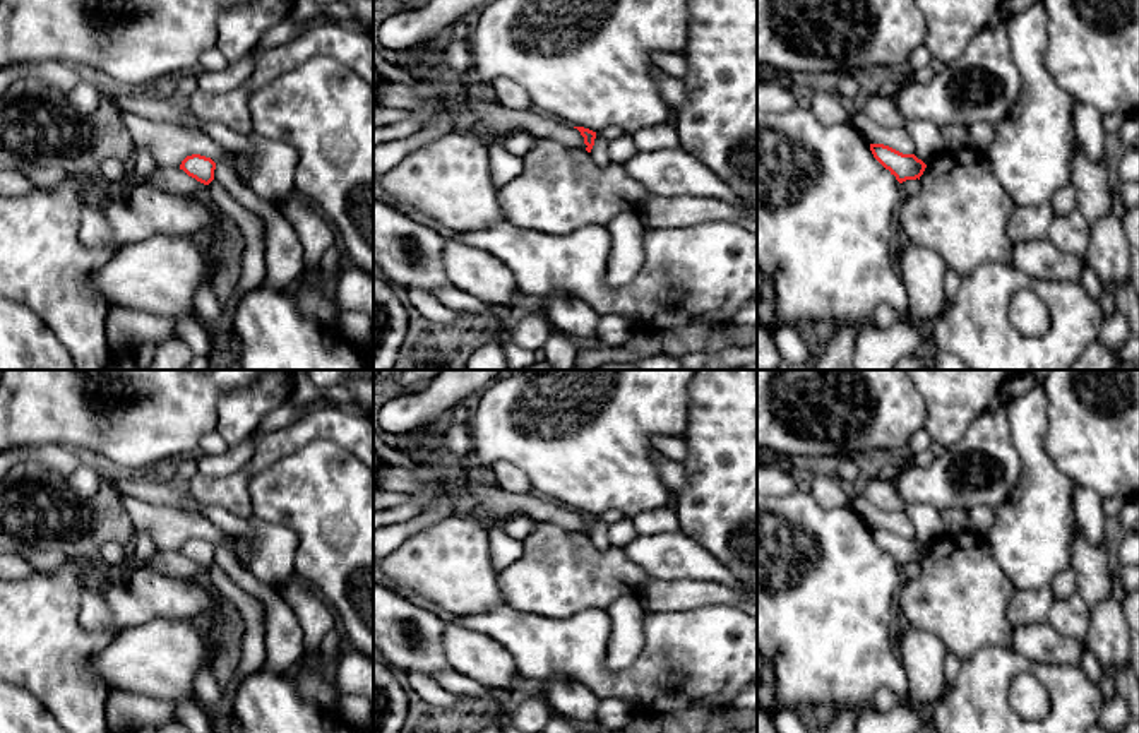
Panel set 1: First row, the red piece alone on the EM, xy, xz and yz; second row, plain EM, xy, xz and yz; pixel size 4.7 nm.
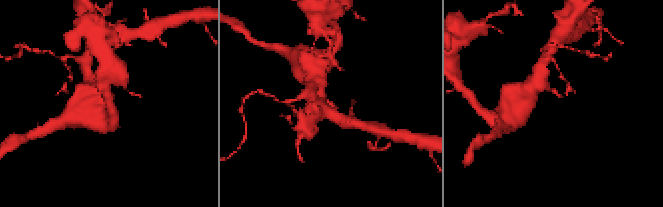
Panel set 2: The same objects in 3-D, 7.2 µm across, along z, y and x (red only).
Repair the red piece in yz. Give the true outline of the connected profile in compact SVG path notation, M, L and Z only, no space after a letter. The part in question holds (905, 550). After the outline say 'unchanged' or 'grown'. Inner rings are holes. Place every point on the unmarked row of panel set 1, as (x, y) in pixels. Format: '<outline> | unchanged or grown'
M870 527L874 541L896 560L899 567L906 563L920 563L927 548L915 538L903 538L884 527Z | unchanged

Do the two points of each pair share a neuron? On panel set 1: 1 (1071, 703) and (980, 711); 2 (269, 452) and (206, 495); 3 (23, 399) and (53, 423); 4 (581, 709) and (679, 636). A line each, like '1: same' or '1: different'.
1: same
2: same
3: same
4: different

